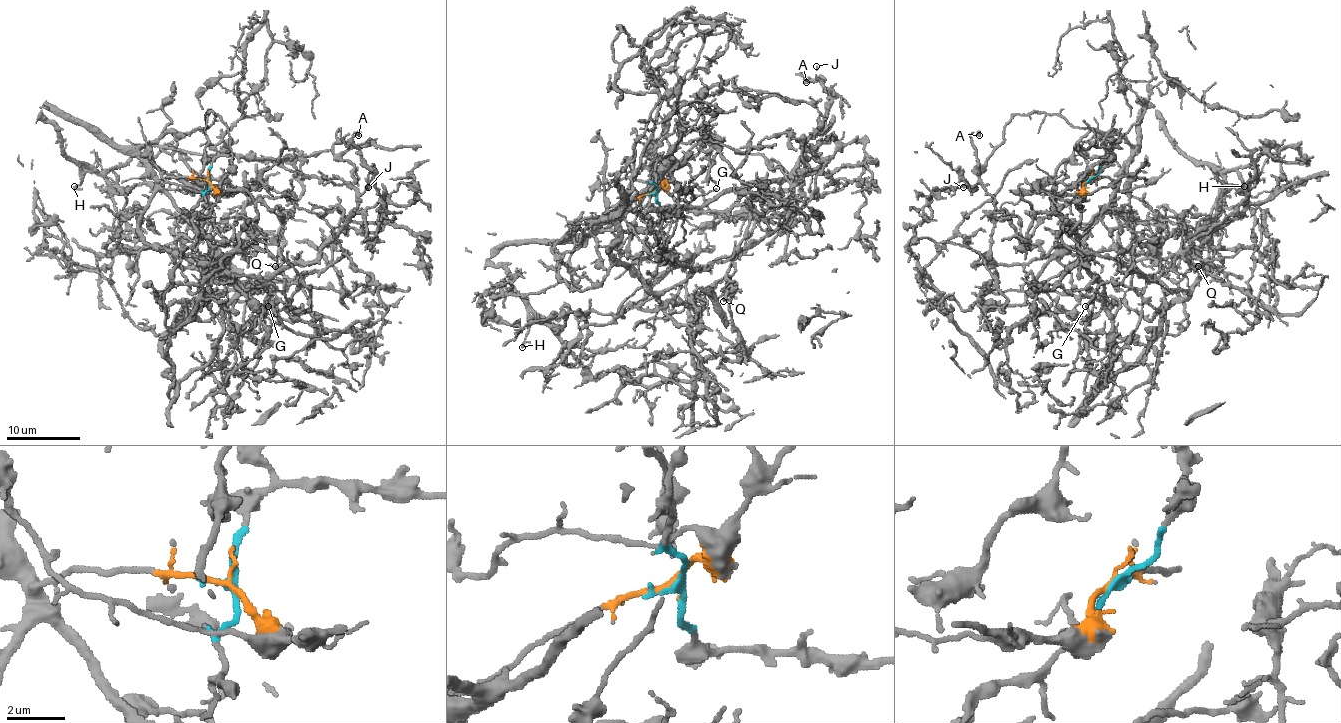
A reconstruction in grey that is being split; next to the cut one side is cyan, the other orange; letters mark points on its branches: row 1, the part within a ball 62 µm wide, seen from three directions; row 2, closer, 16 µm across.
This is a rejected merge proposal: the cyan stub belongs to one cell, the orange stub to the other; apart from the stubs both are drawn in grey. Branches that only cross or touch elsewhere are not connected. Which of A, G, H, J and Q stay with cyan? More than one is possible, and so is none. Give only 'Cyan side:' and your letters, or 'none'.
Cyan side: A, J, Q

